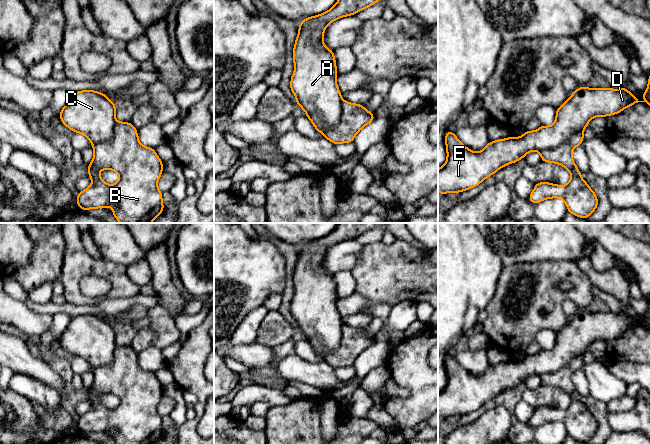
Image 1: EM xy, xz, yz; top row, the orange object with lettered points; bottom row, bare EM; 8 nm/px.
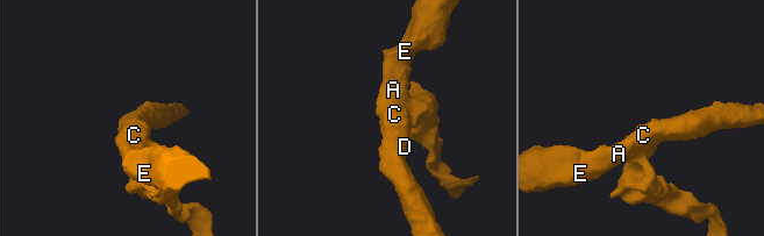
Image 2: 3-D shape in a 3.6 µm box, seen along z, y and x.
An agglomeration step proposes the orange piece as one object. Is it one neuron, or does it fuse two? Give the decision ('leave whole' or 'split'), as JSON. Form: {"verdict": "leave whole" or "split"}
{"verdict": "split"}

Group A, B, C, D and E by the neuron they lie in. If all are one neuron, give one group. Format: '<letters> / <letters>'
A C D E / B

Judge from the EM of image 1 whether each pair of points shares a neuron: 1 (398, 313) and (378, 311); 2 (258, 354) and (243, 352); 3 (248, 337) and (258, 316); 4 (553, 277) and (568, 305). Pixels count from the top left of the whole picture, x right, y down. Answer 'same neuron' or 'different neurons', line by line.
1: different neurons
2: same neuron
3: same neuron
4: different neurons

